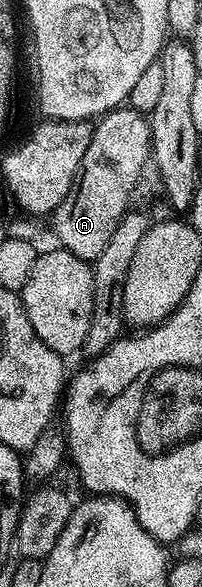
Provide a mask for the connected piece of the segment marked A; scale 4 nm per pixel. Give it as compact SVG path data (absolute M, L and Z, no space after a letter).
M128 105L110 110L94 126L92 139L81 160L81 167L74 177L73 187L68 195L57 205L51 220L57 241L63 248L69 250L82 260L93 261L98 258L113 231L122 221L123 215L129 210L130 199L142 177L145 165L149 164L151 129L149 118L135 111Z

